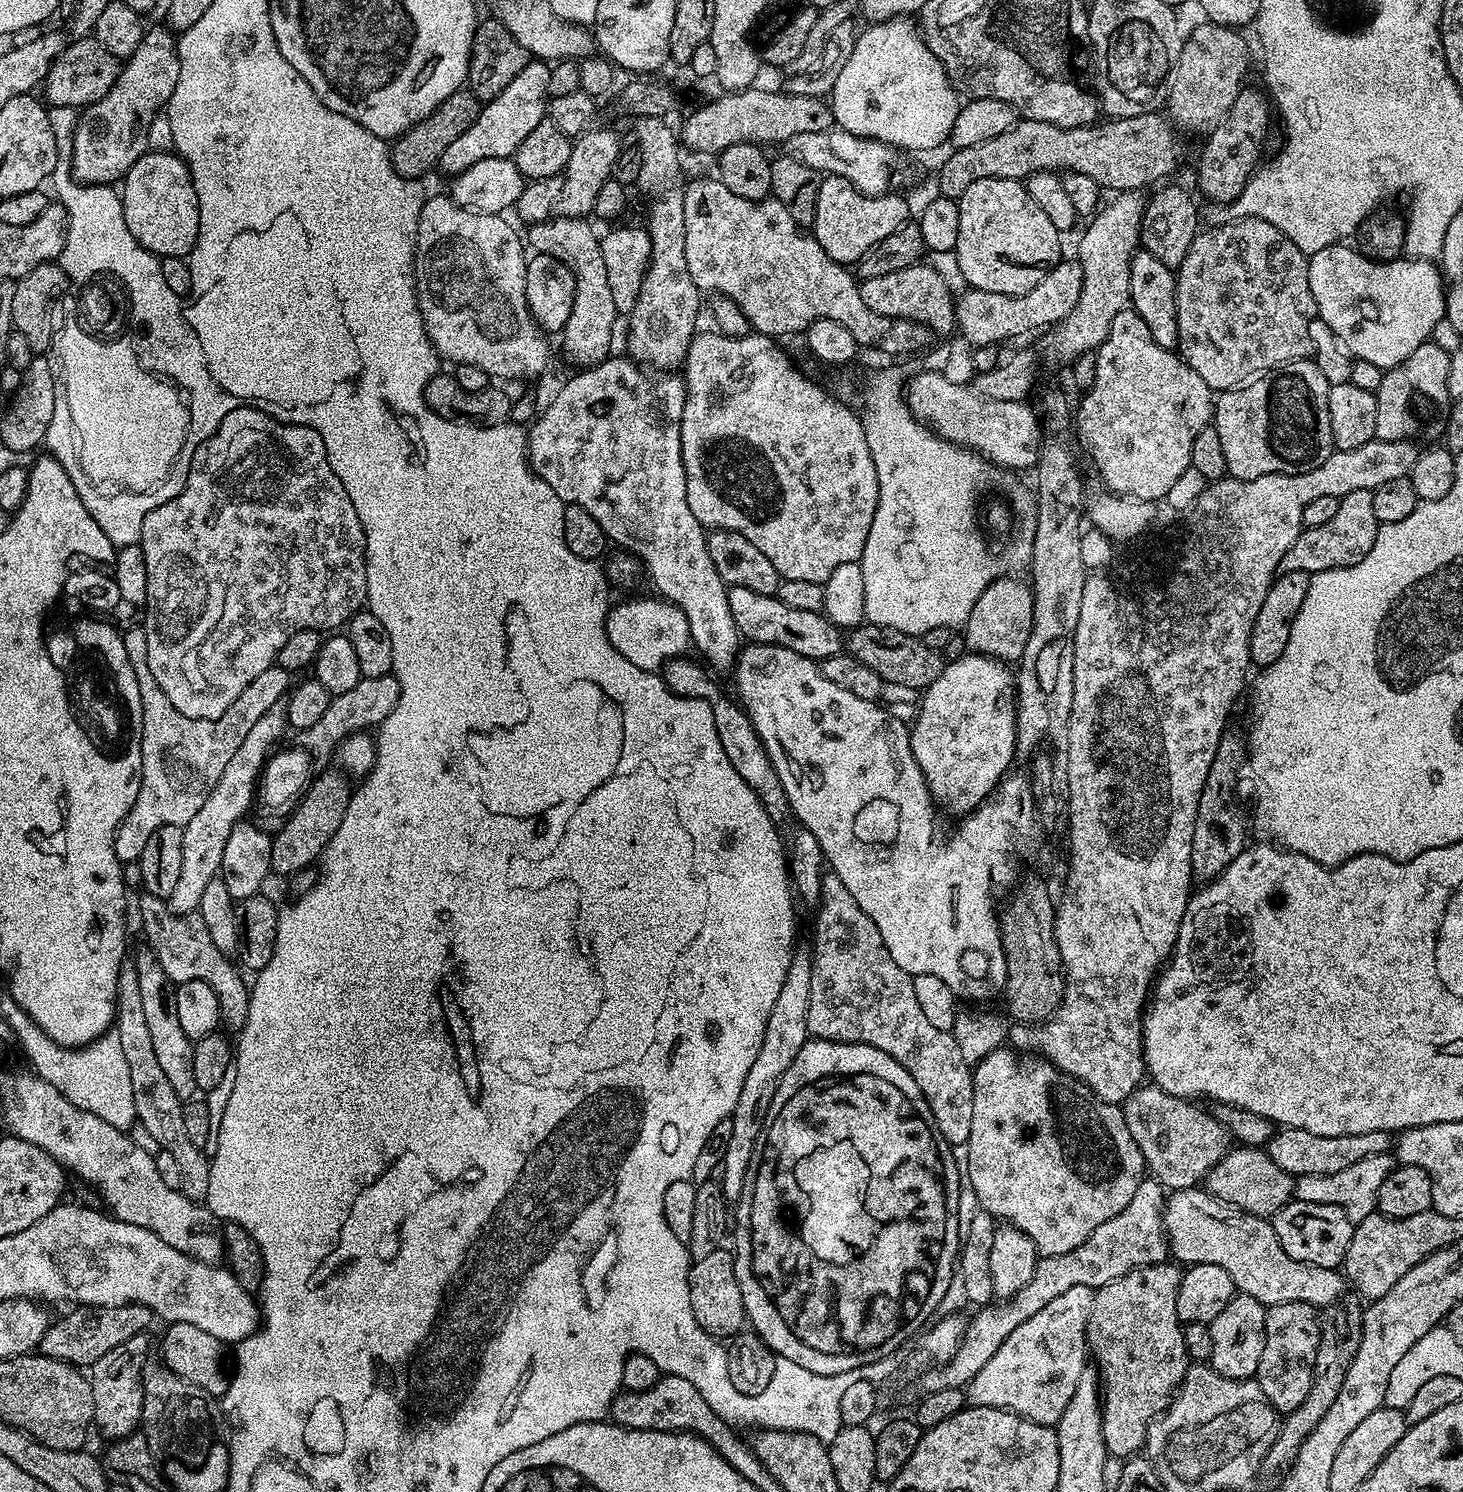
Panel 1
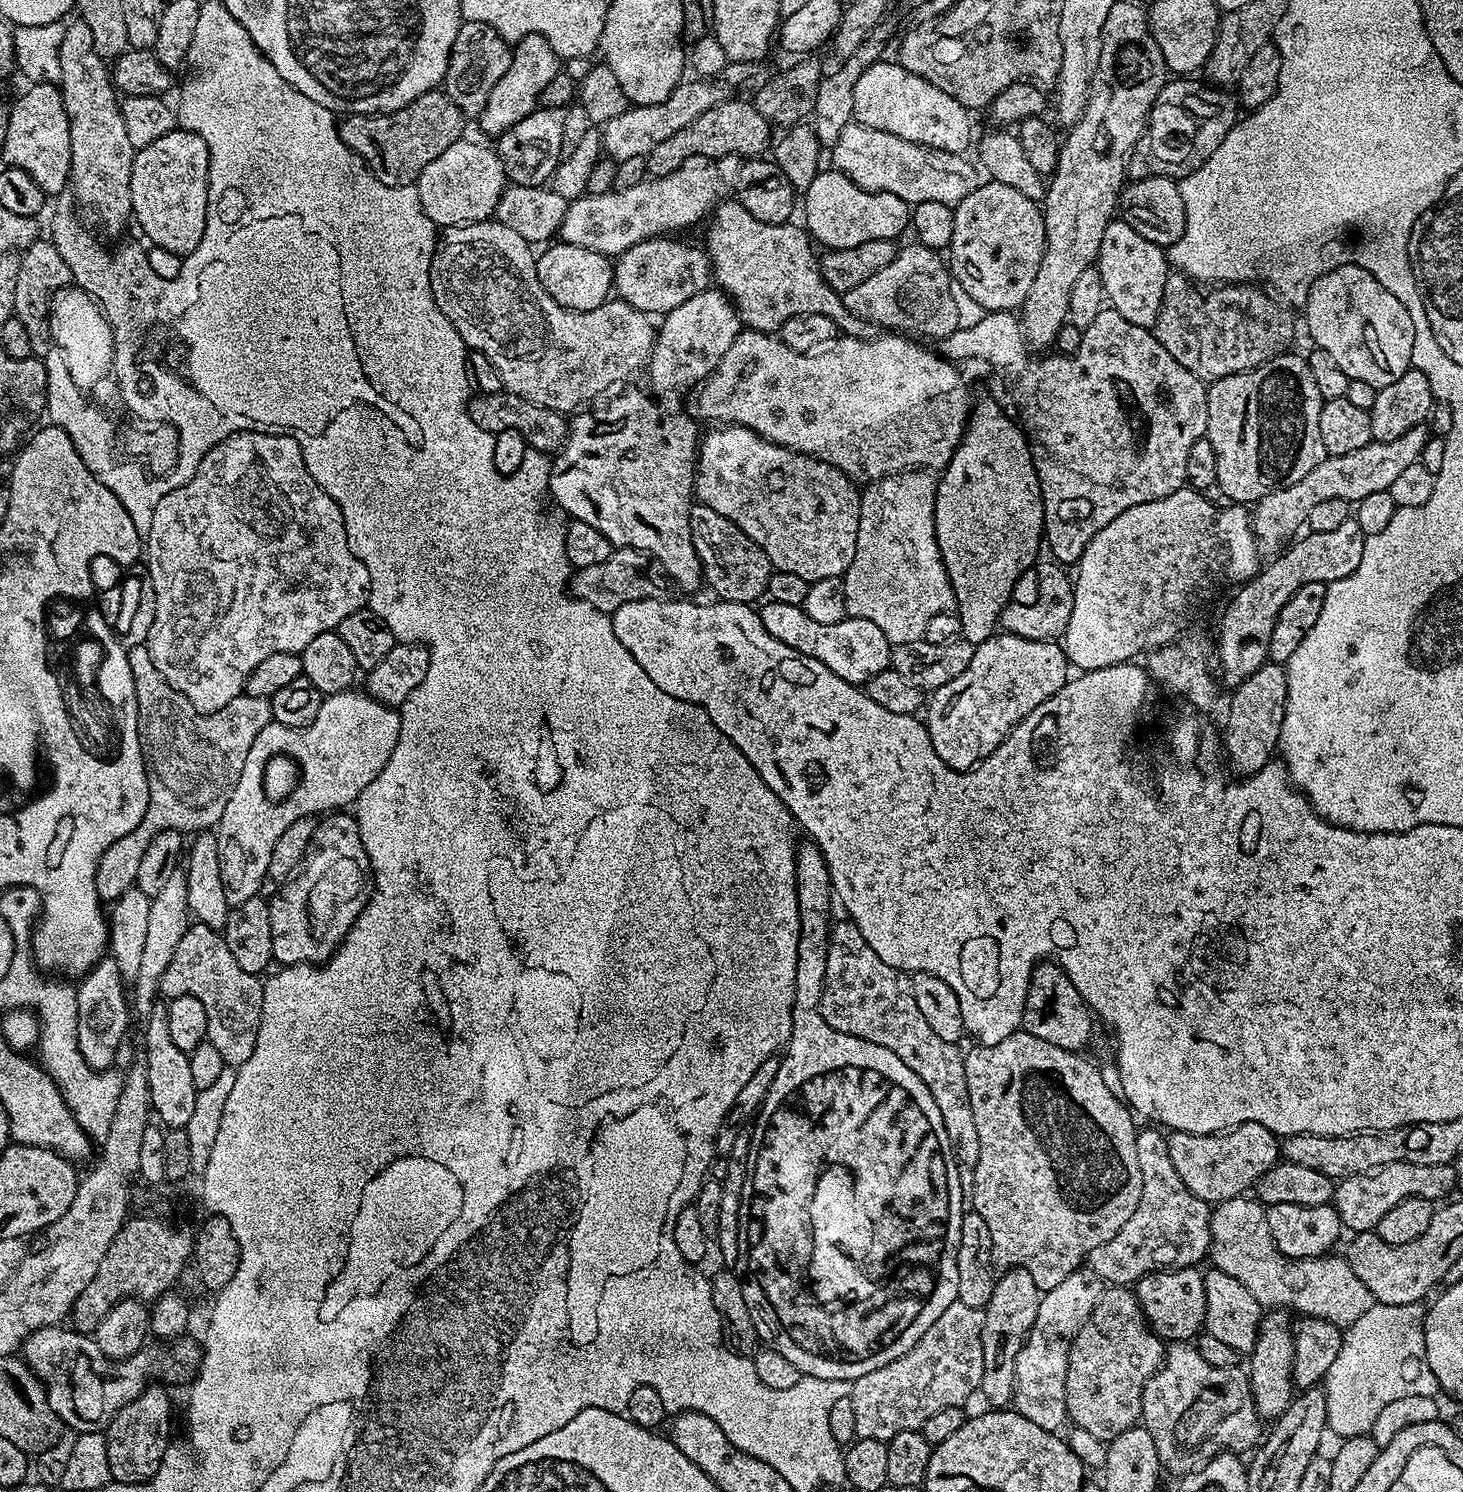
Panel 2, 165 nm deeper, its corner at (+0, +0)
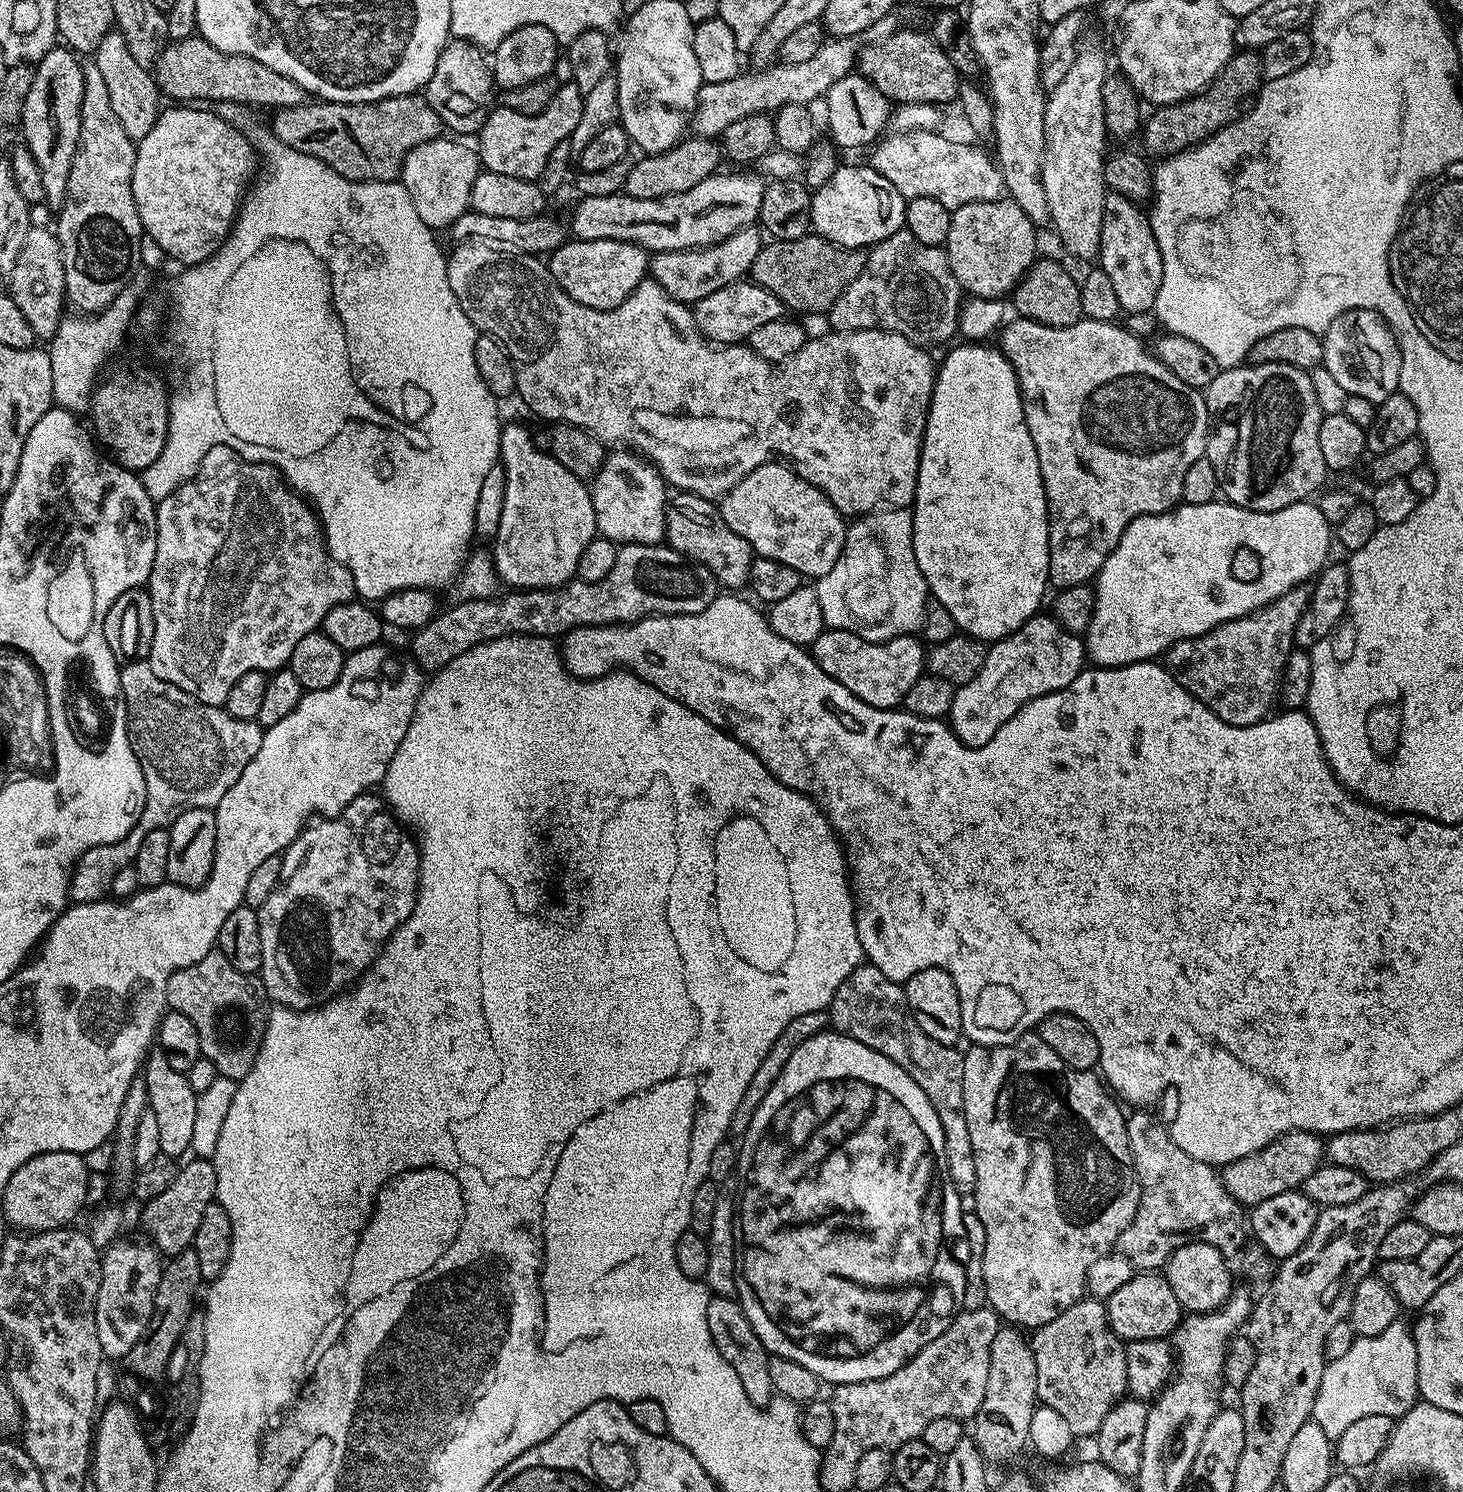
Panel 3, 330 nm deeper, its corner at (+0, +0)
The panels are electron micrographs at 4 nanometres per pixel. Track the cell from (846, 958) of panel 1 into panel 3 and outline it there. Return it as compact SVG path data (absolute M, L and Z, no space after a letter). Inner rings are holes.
M867 962L851 972L847 980L838 986L830 1005L830 1024L843 1036L886 1054L890 1062L898 1062L922 1091L930 1098L930 1106L942 1122L942 1134L946 1146L946 1166L948 1179L957 1192L972 1194L976 1191L976 1171L974 1170L974 1150L970 1146L970 1130L966 1127L966 1110L962 1102L962 1066L964 1058L959 1047L939 1044L918 1026L910 1006L906 1002L903 984L895 984L882 970Z

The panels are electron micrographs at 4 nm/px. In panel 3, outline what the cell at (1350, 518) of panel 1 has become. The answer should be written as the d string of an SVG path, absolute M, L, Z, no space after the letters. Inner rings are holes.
M1303 587L1293 588L1282 598L1262 606L1248 616L1220 624L1201 636L1179 640L1166 653L1168 671L1187 692L1194 694L1194 698L1198 698L1207 708L1214 710L1214 714L1218 714L1222 722L1230 722L1234 726L1257 724L1273 711L1272 703L1281 695L1284 667L1288 665L1296 642L1294 630L1298 626L1298 618L1302 618L1306 610L1308 598L1309 593Z

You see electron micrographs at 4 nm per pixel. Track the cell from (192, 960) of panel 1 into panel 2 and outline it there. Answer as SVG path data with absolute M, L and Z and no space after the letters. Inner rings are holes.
M199 922L189 923L186 934L182 934L182 942L178 942L166 974L162 974L159 991L165 1001L193 996L202 1002L208 1023L207 1043L217 1048L228 1066L242 1065L254 1054L254 1042L258 1042L258 1026L262 1022L263 993L261 977L246 974L230 954L223 935Z

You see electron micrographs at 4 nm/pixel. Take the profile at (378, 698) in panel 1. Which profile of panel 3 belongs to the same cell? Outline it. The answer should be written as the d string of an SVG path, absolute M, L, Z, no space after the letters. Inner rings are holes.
M622 544L616 549L614 566L606 578L586 582L573 578L560 588L508 590L486 600L461 599L453 608L437 611L432 621L415 633L411 659L432 674L454 658L479 644L503 636L560 638L582 626L634 624L647 616L698 614L714 602L722 585L706 566L678 550L659 544Z

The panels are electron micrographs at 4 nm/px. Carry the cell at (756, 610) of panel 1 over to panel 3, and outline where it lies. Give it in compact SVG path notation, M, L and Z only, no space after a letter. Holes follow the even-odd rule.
M828 628L812 643L810 651L812 657L818 662L818 666L822 666L822 670L826 674L830 674L830 678L842 682L842 686L846 686L846 690L850 690L850 694L854 694L862 702L875 708L896 710L903 705L910 686L914 686L914 682L918 682L918 678L925 675L926 672L926 648L923 648L916 639L915 635L893 636L887 642L881 642L879 639L862 638L859 632Z

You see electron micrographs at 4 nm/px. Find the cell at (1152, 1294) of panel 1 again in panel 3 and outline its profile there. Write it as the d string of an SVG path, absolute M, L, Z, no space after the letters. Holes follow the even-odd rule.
M1095 1298L1079 1300L1070 1310L1062 1310L1054 1322L1046 1322L1041 1328L1031 1333L1030 1343L1034 1354L1034 1366L1038 1366L1037 1401L1041 1405L1062 1414L1070 1430L1076 1438L1095 1437L1102 1426L1102 1418L1110 1414L1110 1410L1120 1400L1125 1399L1128 1392L1126 1382L1126 1344L1114 1334L1108 1324L1108 1309L1105 1301Z

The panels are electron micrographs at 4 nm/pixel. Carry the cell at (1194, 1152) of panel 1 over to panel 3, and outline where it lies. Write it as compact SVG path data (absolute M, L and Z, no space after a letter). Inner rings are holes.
M1286 1132L1280 1139L1270 1146L1258 1150L1254 1154L1246 1154L1246 1158L1238 1158L1234 1162L1223 1165L1222 1179L1226 1190L1242 1206L1255 1206L1258 1202L1266 1202L1266 1198L1274 1198L1274 1194L1297 1191L1318 1170L1326 1160L1326 1144L1317 1133L1314 1132Z

